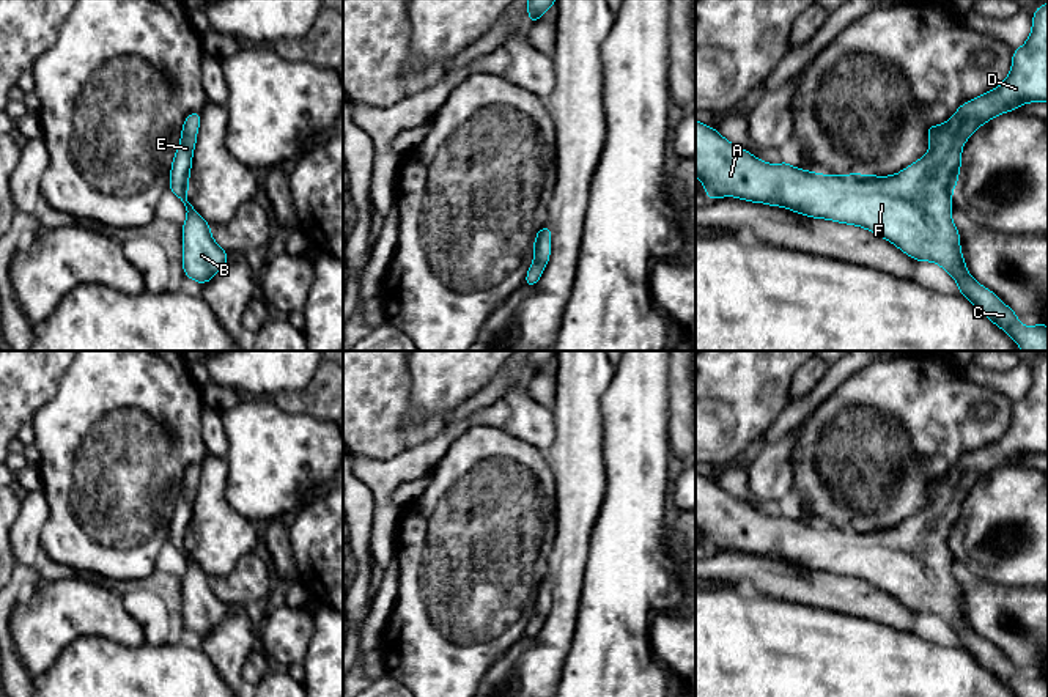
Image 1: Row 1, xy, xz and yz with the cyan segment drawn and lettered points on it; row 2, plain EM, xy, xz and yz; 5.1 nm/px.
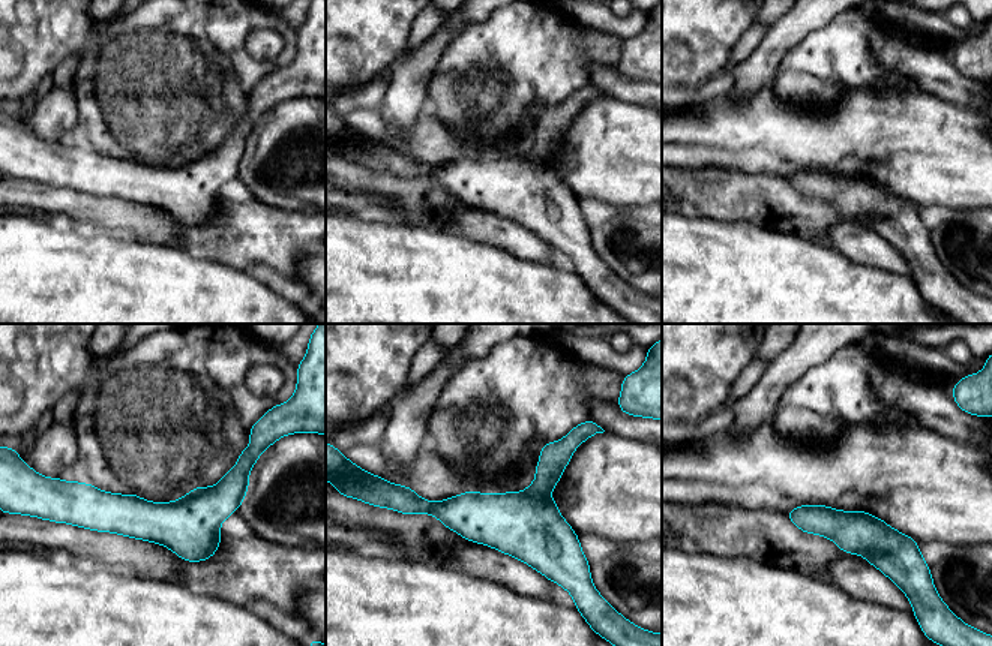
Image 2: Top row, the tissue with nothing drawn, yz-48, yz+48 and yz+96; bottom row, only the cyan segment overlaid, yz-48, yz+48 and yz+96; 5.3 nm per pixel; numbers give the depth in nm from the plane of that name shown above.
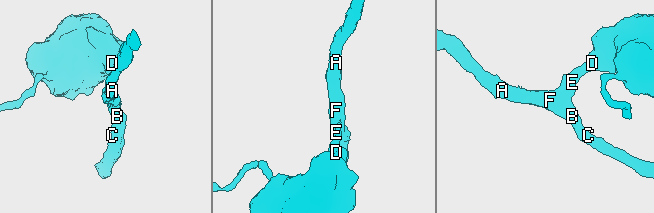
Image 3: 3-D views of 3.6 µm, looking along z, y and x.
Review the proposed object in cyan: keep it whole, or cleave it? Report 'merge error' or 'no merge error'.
no merge error

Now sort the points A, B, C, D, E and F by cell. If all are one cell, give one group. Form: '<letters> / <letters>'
A B C D E F

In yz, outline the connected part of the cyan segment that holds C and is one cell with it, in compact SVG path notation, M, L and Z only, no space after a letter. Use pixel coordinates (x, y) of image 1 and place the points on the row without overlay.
M1048 354L1034 363L1031 387L1024 398L1013 403L1007 431L996 442L961 456L944 477L927 477L930 503L897 527L818 527L795 521L787 516L787 511L771 518L725 492L718 481L696 472L696 529L707 543L707 552L738 549L746 554L784 559L812 571L870 582L913 612L933 614L946 621L958 636L958 645L1007 684L1017 697L1048 697L1048 680L1042 673L1024 680L1012 661L971 629L960 601L961 587L950 570L954 557L950 548L960 527L963 496L979 478L1001 466L1013 464L1024 455L1048 455Z

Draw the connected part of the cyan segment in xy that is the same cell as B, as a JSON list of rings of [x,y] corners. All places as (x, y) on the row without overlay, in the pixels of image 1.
[[[190,464],[183,475],[179,499],[170,521],[168,541],[184,555],[187,563],[184,579],[181,581],[183,625],[203,639],[227,617],[230,606],[216,596],[211,588],[211,577],[186,549],[200,475],[201,464]]]

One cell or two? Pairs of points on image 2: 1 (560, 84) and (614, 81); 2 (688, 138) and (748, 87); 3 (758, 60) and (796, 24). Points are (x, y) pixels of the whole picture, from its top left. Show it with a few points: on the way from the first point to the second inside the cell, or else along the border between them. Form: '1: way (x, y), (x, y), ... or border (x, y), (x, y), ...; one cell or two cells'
1: border (616, 66), (595, 65), (589, 83); two cells
2: border (766, 83), (743, 99), (731, 99), (727, 95); two cells
3: way (767, 53), (787, 33); one cell

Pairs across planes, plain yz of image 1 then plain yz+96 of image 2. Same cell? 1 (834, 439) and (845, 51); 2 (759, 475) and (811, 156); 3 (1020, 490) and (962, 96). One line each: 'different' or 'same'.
1: same
2: different
3: different

